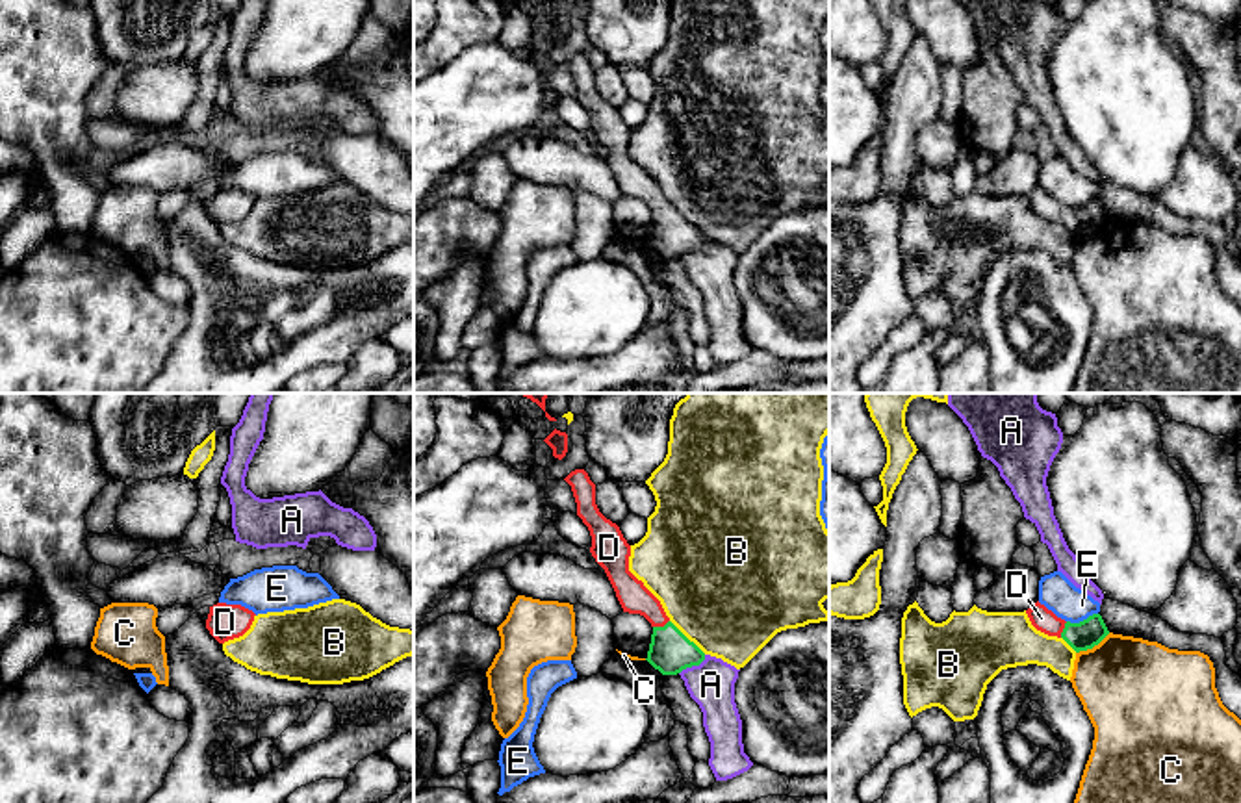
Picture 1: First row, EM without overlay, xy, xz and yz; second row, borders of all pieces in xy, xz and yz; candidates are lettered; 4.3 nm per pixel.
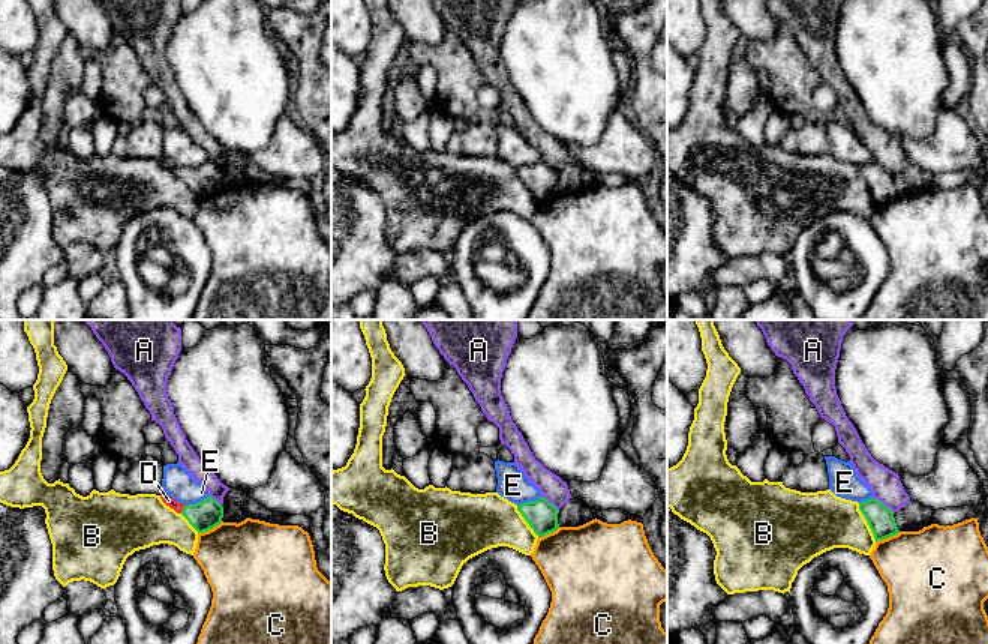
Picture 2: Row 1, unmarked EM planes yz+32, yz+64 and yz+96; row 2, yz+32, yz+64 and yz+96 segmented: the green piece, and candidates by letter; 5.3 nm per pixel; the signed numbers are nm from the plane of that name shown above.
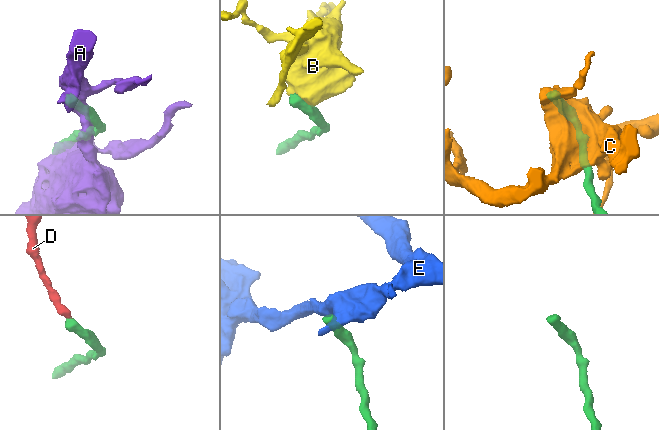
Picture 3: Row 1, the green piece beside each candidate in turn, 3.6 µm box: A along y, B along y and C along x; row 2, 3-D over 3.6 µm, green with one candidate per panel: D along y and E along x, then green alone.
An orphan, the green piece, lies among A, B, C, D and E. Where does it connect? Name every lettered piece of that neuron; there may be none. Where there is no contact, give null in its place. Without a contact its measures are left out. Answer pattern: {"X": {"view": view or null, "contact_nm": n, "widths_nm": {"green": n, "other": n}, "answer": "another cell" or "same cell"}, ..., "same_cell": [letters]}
{"A": {"view": "xz", "contact_nm": 150, "widths_nm": {"green": 190, "other": 200}, "answer": "another cell"}, "B": {"view": "xz", "contact_nm": 220, "widths_nm": {"green": 190, "other": 500}, "answer": "another cell"}, "C": {"view": "yz", "contact_nm": 180, "widths_nm": {"green": 120, "other": 440}, "answer": "another cell"}, "D": {"view": "xz", "contact_nm": 80, "widths_nm": {"green": 190, "other": 140}, "answer": "same cell"}, "E": {"view": "yz", "contact_nm": 140, "widths_nm": {"green": 120, "other": 160}, "answer": "another cell"}, "same_cell": ["D"]}

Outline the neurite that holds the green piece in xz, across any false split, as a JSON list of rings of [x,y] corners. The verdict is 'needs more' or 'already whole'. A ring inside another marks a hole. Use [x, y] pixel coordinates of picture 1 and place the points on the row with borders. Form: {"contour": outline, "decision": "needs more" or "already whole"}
{"contour": [[[575,469],[564,480],[571,486],[577,516],[590,530],[590,553],[605,569],[623,612],[640,614],[653,627],[646,660],[662,675],[699,666],[705,653],[670,621],[660,601],[629,571],[631,545],[620,527],[599,512],[588,473]]], "decision": "needs more"}

